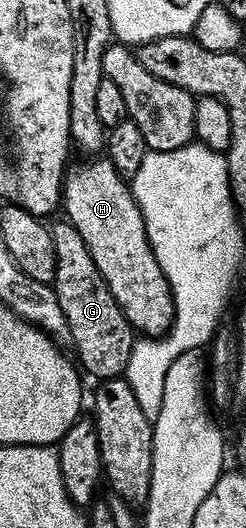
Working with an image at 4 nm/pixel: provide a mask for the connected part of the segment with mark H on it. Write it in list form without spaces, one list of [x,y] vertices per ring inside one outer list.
[[[105,157],[91,158],[83,167],[71,166],[64,176],[64,211],[65,207],[65,218],[78,230],[80,237],[84,237],[84,245],[88,245],[92,261],[96,261],[96,269],[100,269],[112,297],[116,297],[116,305],[120,305],[130,326],[146,337],[166,334],[174,323],[174,298],[164,277],[164,269],[160,269],[148,241],[144,217],[127,180],[118,174],[118,170]]]

